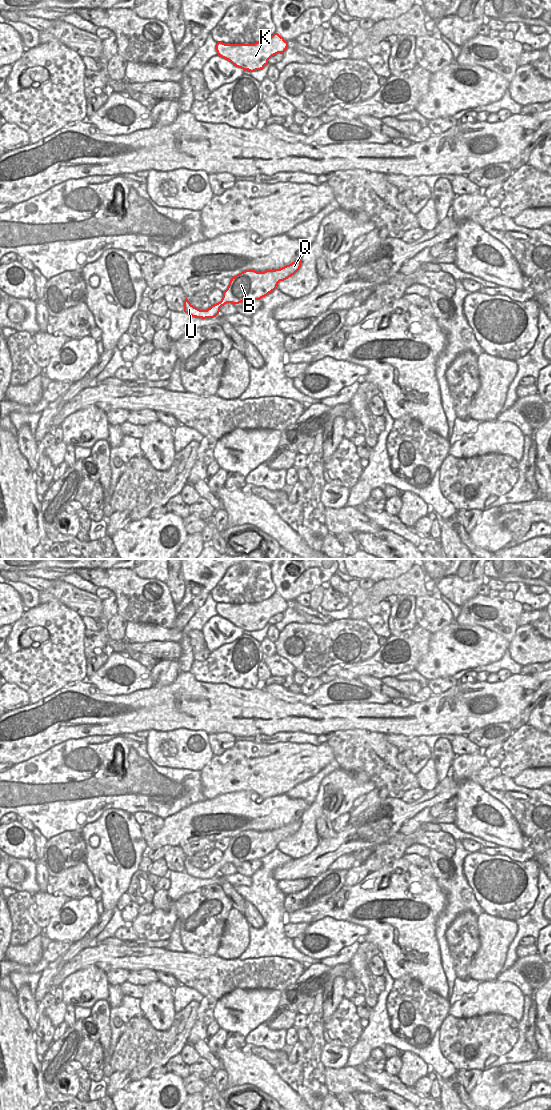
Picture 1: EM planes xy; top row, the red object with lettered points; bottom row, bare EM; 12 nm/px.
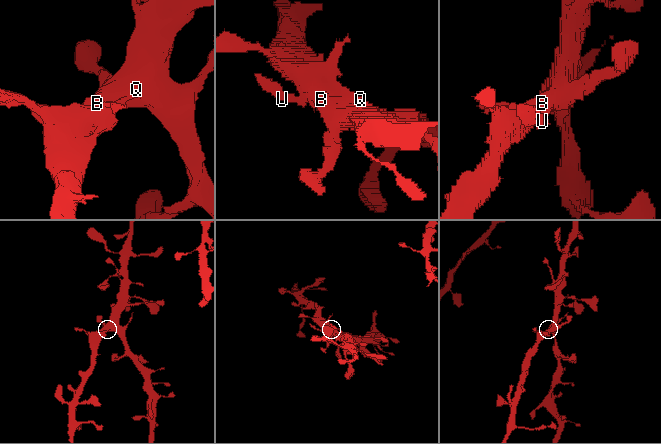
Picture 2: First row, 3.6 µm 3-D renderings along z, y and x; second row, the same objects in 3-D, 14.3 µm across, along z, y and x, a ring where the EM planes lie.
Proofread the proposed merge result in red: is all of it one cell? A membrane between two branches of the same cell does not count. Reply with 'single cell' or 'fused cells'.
single cell

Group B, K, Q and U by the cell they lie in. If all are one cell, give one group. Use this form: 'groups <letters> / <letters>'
groups B K Q U

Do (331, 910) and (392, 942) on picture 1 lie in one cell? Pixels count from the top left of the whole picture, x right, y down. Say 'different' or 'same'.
same

